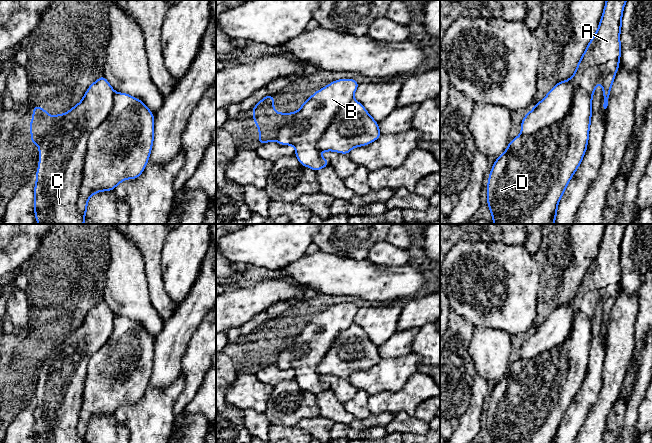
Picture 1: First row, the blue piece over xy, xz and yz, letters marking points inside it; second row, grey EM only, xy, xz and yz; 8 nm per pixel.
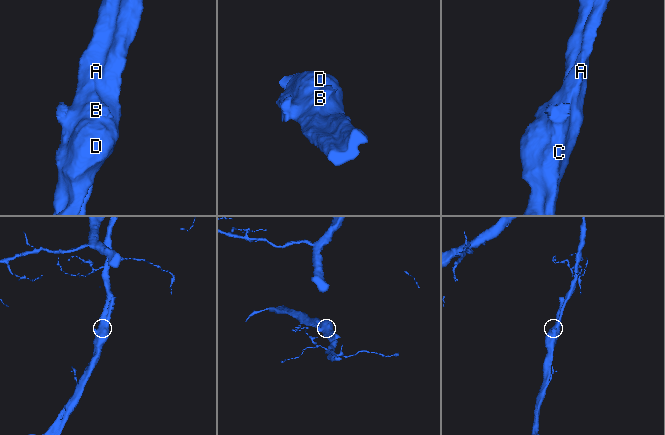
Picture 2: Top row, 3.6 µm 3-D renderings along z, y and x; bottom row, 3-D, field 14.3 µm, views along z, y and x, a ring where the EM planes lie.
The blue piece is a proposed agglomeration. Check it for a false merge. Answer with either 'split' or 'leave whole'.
split

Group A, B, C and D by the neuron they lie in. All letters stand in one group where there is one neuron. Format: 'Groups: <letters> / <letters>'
Groups: A B C / D

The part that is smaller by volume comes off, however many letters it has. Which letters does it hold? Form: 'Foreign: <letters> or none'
Foreign: D

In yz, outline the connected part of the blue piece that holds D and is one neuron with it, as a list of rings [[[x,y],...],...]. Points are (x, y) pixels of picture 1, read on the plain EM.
[[[576,312],[572,330],[562,344],[528,360],[519,359],[508,368],[506,375],[496,382],[489,398],[487,427],[493,443],[556,443],[559,424],[587,374],[591,338],[592,321],[583,312]]]

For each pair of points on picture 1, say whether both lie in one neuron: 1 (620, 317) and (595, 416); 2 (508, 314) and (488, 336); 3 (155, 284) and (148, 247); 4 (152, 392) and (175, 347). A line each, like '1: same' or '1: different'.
1: same
2: different
3: same
4: different

